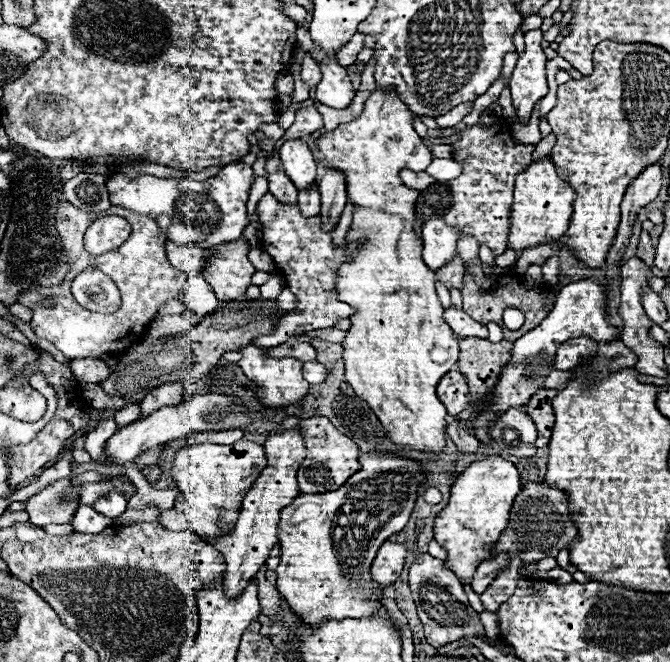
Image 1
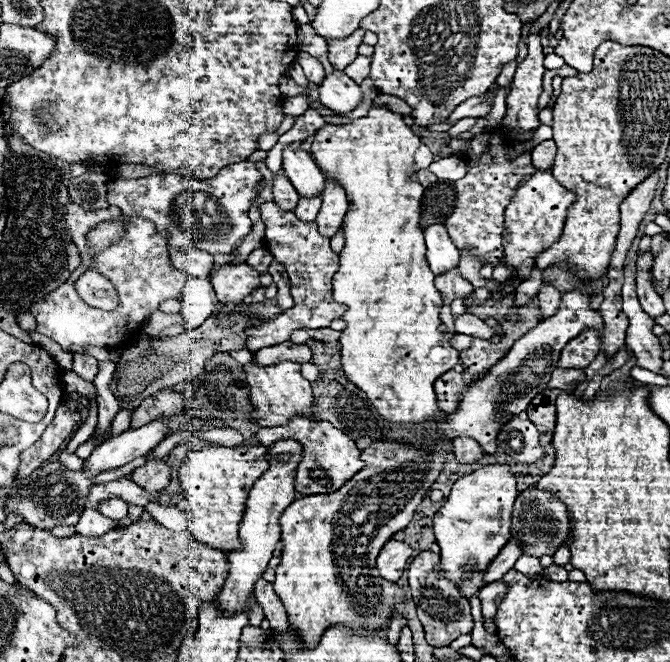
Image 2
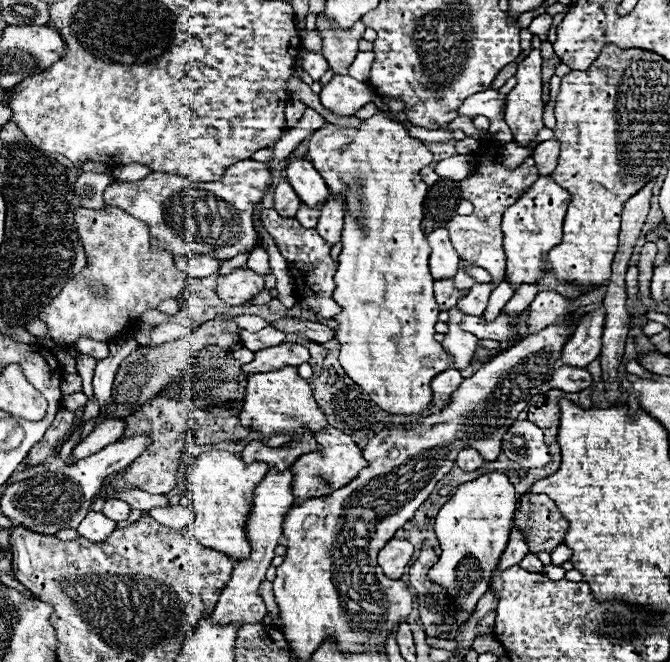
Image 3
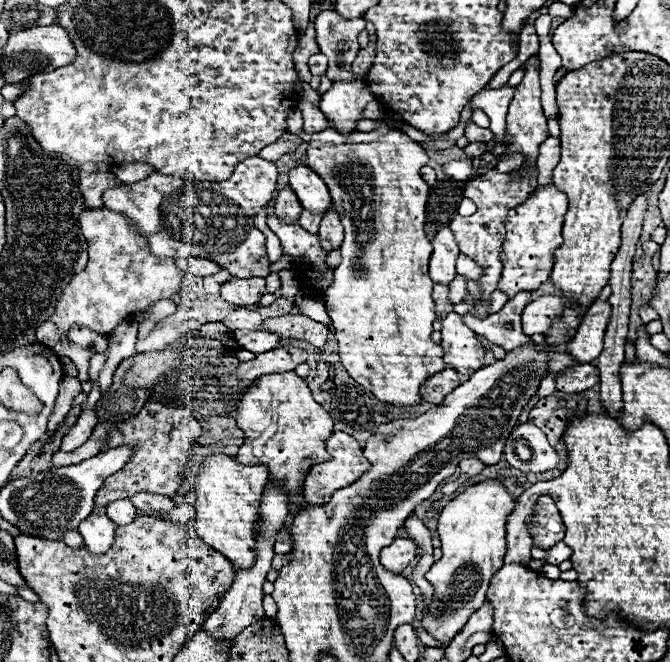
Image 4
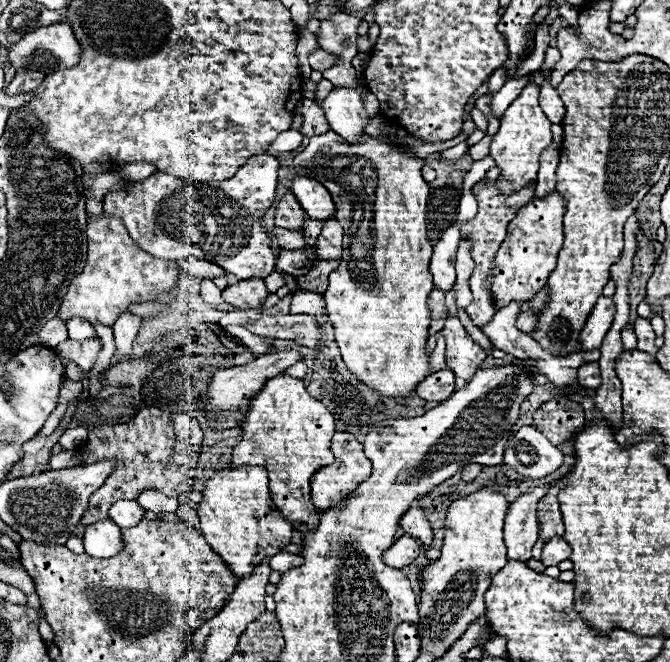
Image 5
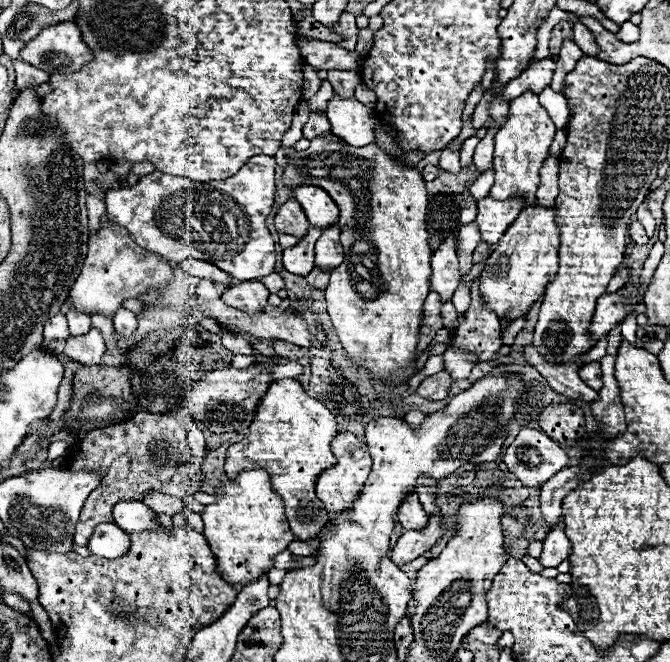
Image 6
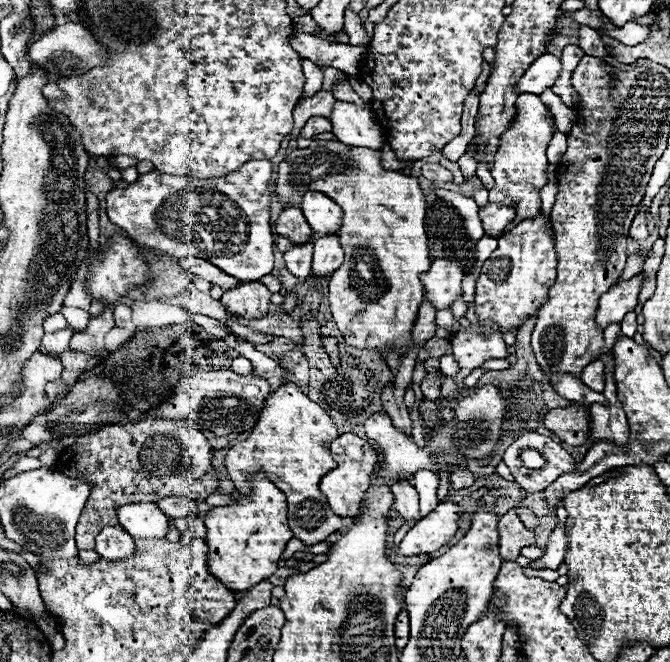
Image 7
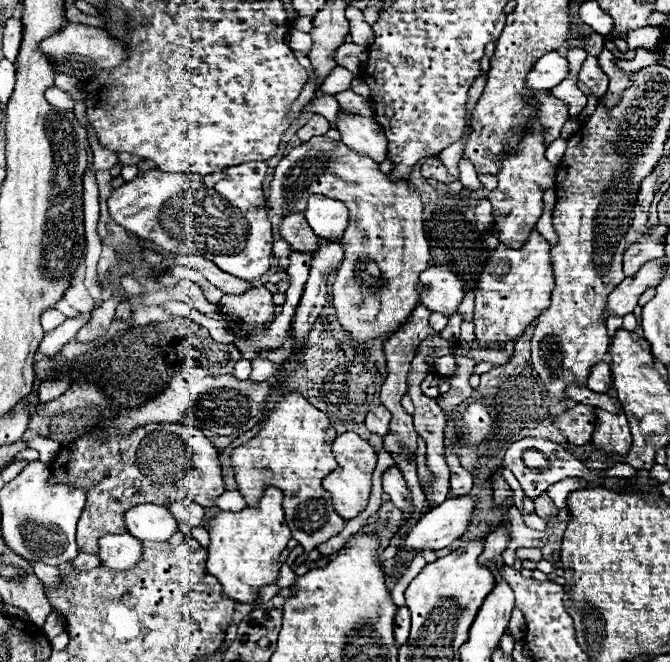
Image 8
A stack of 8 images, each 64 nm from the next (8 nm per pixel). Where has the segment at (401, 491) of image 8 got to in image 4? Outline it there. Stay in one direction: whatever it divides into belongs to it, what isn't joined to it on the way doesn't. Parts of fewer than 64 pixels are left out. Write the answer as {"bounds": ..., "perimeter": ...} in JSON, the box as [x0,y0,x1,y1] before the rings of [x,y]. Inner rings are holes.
{"bounds":[404,516,432,556],"perimeter":[[[410,516],[404,524],[406,532],[410,534],[410,538],[414,538],[420,546],[420,550],[426,554],[426,556],[432,556],[432,536],[430,536],[430,530],[424,526],[424,522],[418,518],[418,516]]]}

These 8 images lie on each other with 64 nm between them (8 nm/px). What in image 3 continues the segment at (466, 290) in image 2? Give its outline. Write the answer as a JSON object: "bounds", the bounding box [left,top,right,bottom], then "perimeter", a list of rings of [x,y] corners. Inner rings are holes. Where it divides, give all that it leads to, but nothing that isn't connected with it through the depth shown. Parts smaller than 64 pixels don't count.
{"bounds":[434,278,458,312],"perimeter":[[[446,278],[446,280],[436,280],[434,282],[434,296],[436,296],[436,302],[440,306],[442,312],[450,310],[452,306],[456,306],[458,302],[458,292],[454,288],[454,280],[452,278]]]}

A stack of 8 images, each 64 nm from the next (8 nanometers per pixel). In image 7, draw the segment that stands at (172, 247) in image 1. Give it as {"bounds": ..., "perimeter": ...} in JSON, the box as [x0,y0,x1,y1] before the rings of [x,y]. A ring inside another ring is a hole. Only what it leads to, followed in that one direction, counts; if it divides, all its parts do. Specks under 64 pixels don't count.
{"bounds":[180,256,242,290],"perimeter":[[[196,256],[184,258],[184,260],[180,260],[180,264],[182,264],[182,268],[186,268],[188,272],[198,274],[200,278],[208,280],[208,282],[214,284],[214,286],[220,286],[222,290],[234,290],[234,288],[238,288],[238,286],[242,284],[240,280],[234,280],[232,276],[228,276],[226,272],[222,272],[218,266],[210,264],[208,260],[196,258]]]}

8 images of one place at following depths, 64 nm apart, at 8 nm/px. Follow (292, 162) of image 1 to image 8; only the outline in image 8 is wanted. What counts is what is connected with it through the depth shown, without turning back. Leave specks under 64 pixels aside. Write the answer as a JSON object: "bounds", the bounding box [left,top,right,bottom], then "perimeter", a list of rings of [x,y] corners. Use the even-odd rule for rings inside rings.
{"bounds":[306,194,348,242],"perimeter":[[[314,194],[310,196],[308,200],[308,210],[306,210],[306,220],[308,224],[312,226],[314,234],[318,234],[320,238],[328,240],[328,242],[340,242],[344,238],[344,230],[348,226],[348,208],[338,200],[334,202],[332,198],[326,198],[326,196],[320,196],[320,194]]]}

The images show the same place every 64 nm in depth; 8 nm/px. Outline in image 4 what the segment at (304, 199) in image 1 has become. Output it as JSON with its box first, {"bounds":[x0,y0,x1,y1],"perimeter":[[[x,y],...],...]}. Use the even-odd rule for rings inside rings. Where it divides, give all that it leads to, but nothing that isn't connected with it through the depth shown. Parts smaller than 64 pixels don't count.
{"bounds":[298,210,320,234],"perimeter":[[[304,210],[304,212],[302,212],[302,216],[300,216],[300,220],[298,220],[298,224],[300,224],[304,230],[308,230],[310,234],[318,234],[318,228],[320,228],[320,218]]]}

